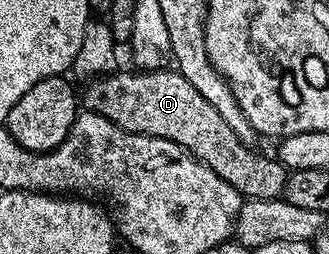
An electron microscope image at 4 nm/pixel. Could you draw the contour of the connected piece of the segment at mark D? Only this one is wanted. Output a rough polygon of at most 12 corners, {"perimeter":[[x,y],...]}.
{"perimeter":[[177,70],[99,76],[80,96],[125,132],[176,142],[243,198],[288,169],[253,152]]}

